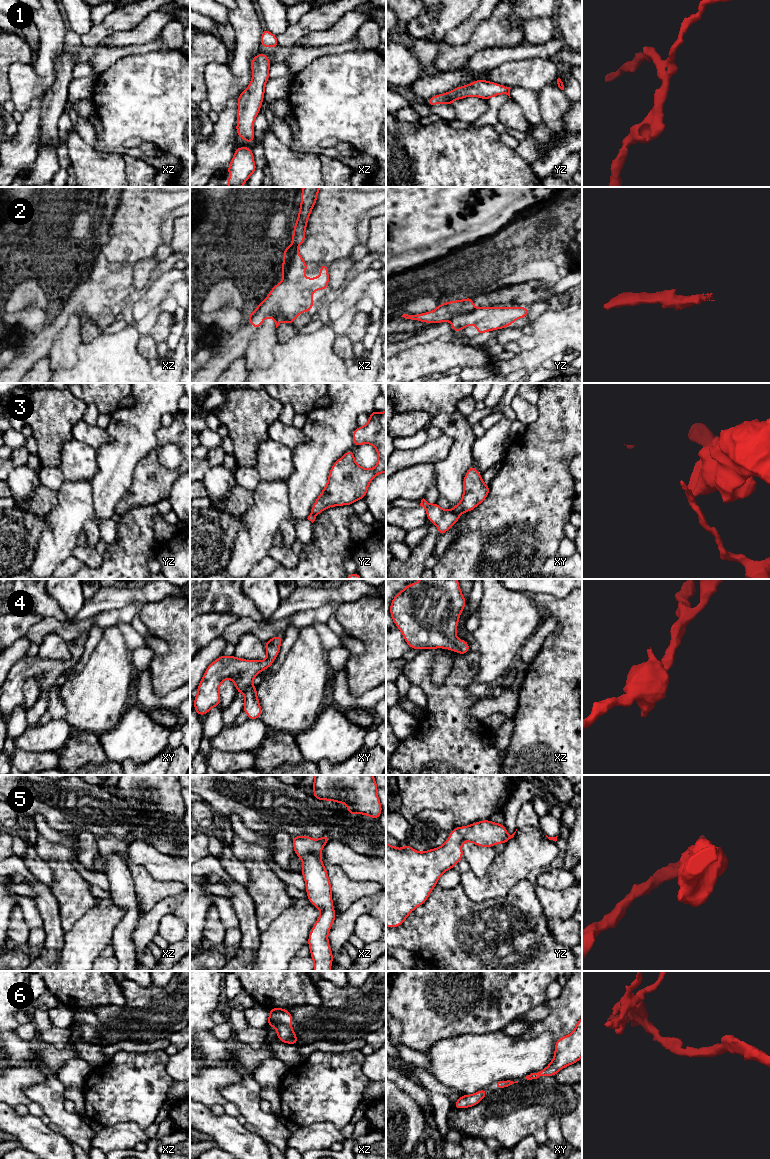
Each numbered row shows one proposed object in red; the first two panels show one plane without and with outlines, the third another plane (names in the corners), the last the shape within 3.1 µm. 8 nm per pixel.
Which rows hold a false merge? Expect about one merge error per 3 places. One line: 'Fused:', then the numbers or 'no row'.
Fused: 2, 3

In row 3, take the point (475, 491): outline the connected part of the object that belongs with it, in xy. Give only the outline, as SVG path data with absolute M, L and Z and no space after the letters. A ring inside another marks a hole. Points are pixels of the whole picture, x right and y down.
M472 465L463 480L462 499L458 505L453 507L452 512L460 515L461 513L472 511L486 499L489 491L489 485L484 484L482 475Z

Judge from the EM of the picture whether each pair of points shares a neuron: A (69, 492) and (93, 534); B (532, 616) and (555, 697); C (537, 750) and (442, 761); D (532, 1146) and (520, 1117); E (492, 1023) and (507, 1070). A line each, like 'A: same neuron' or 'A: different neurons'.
A: different neurons
B: different neurons
C: different neurons
D: different neurons
E: different neurons

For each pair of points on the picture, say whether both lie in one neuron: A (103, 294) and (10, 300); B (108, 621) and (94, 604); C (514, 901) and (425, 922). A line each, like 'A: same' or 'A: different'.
A: different
B: different
C: same

